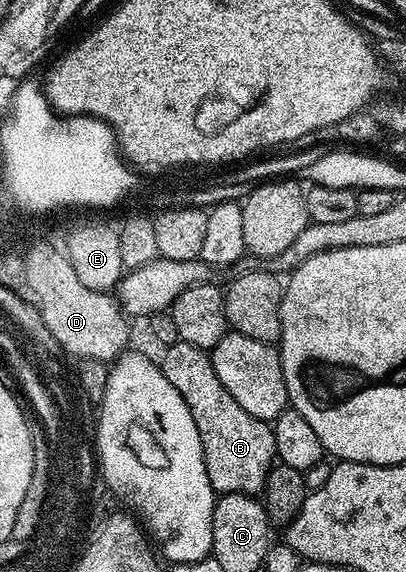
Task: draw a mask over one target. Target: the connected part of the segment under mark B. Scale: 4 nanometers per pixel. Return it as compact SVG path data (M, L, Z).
M181 342L167 345L163 352L164 357L158 360L159 366L170 386L178 390L193 414L198 434L201 435L206 474L214 492L263 493L268 474L277 459L272 424L254 418L254 414L246 414L246 410L234 402L226 386L222 386L212 365L212 357L205 349Z

